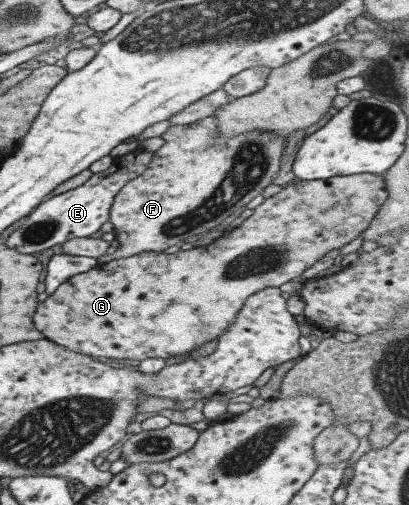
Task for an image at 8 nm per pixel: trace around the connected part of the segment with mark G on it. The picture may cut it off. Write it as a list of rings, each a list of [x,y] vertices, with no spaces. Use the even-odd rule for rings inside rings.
[[[350,174],[349,176],[336,176],[318,181],[299,181],[294,184],[284,185],[277,193],[270,197],[258,199],[252,204],[252,214],[237,227],[224,232],[211,243],[202,247],[194,247],[190,250],[179,250],[172,254],[164,254],[162,251],[146,251],[138,254],[128,255],[128,257],[120,257],[110,262],[97,264],[94,268],[86,272],[75,274],[58,285],[58,288],[49,294],[44,301],[36,305],[33,314],[34,328],[41,332],[44,339],[53,341],[63,346],[69,351],[83,354],[89,357],[104,356],[104,358],[116,358],[116,360],[146,360],[146,358],[170,358],[170,356],[186,356],[188,352],[196,350],[198,345],[204,342],[215,340],[226,332],[226,328],[234,322],[236,314],[246,298],[251,294],[265,289],[266,287],[278,287],[284,282],[300,276],[306,268],[312,266],[316,260],[322,258],[326,252],[340,248],[344,244],[348,244],[350,240],[362,233],[366,229],[372,217],[376,215],[376,211],[382,206],[384,199],[388,196],[386,187],[383,182],[383,175],[380,174]]]

